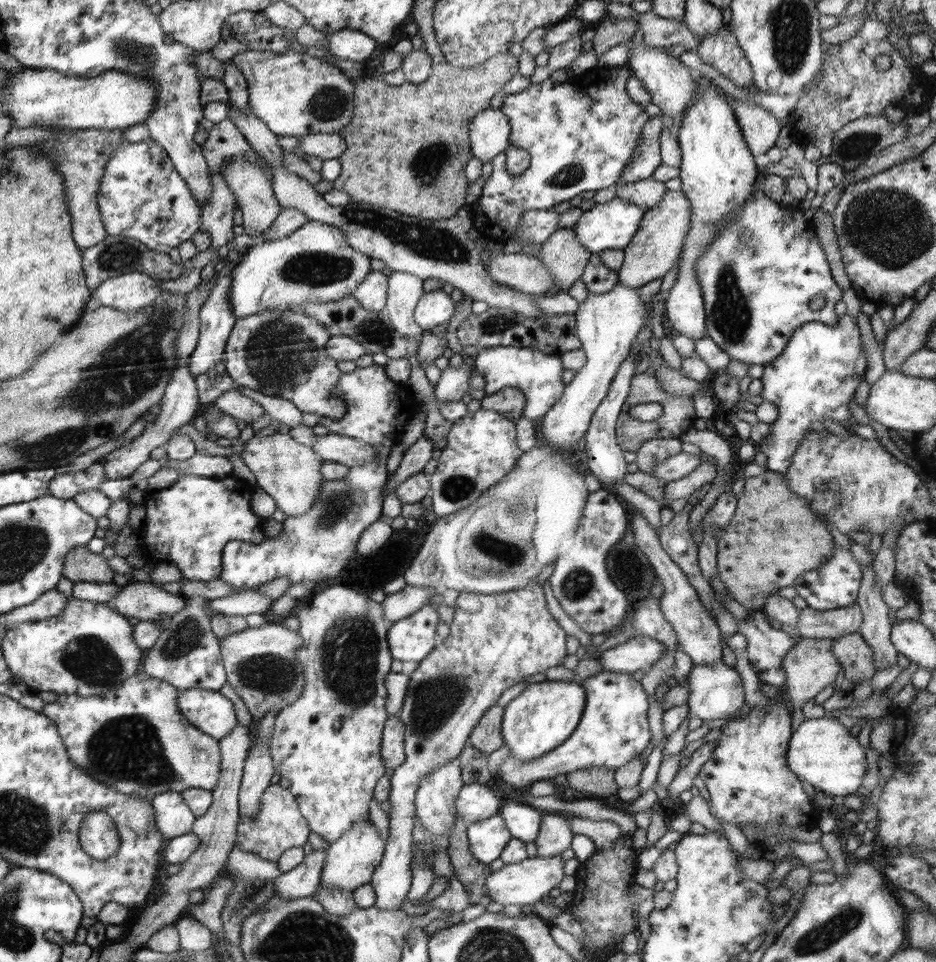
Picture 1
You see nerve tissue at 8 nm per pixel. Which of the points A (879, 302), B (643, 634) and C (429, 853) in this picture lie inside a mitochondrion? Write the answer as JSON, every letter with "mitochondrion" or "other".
{"A":"other","B":"other","C":"mitochondrion"}

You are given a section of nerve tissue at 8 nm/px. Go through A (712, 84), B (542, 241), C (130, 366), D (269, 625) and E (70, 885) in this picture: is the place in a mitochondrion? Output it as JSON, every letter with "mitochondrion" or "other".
{"A":"other","B":"other","C":"mitochondrion","D":"other","E":"other"}

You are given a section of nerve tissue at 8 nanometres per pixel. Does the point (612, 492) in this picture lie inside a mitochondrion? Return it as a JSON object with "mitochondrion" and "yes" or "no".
{"mitochondrion":"no"}

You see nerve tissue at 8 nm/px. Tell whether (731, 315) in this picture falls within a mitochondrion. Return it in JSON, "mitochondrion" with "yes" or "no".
{"mitochondrion":"yes"}

